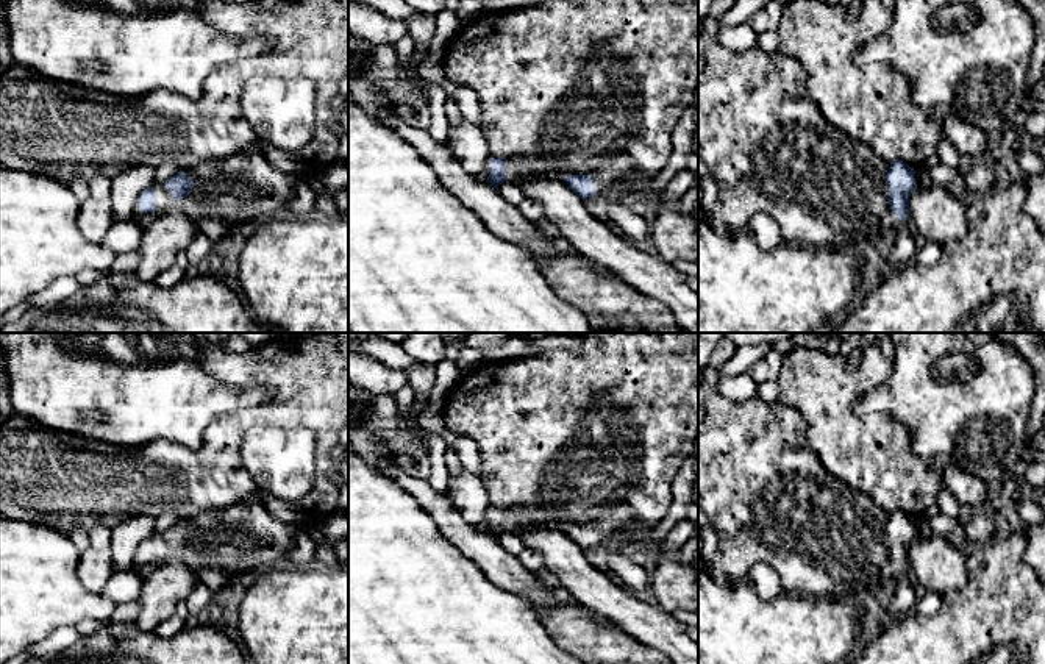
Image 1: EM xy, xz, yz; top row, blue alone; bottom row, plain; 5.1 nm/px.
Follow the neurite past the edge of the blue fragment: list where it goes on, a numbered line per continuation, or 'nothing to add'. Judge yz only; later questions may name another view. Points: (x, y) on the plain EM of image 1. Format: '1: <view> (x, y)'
1: yz (769, 497)

